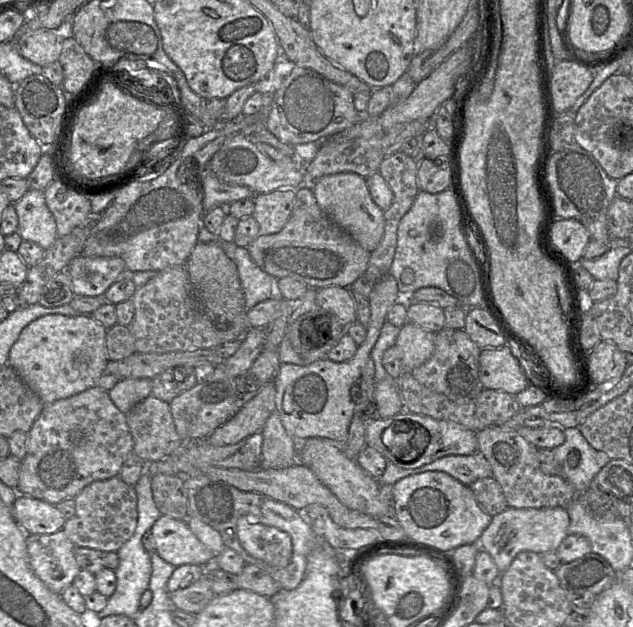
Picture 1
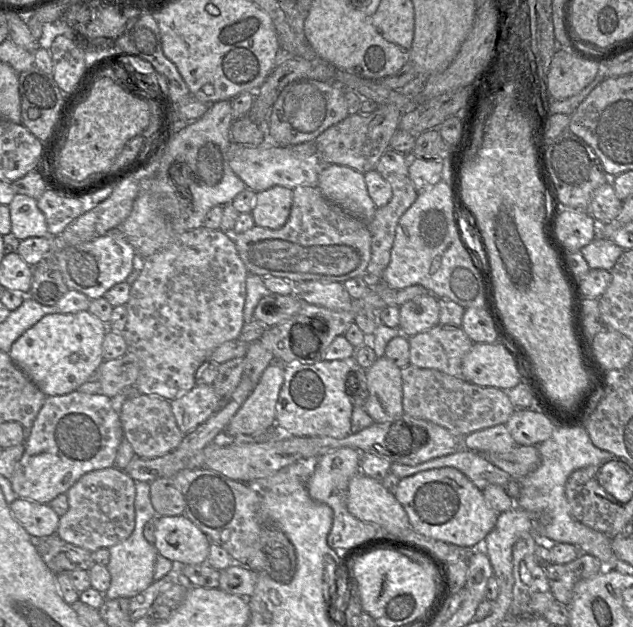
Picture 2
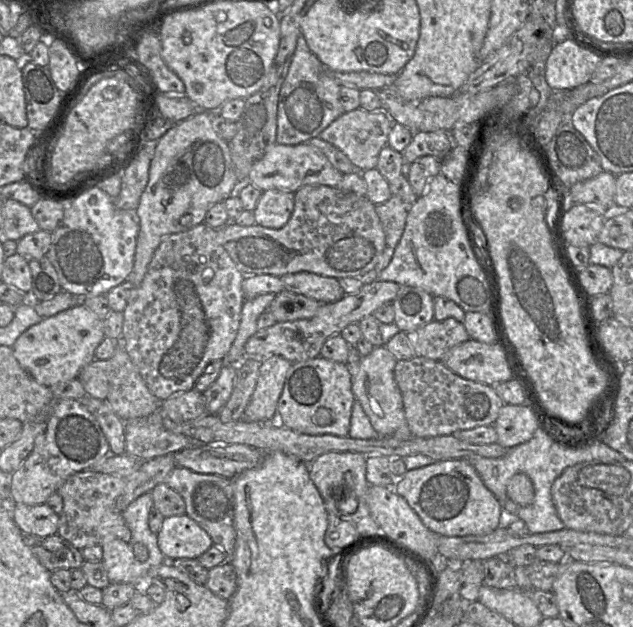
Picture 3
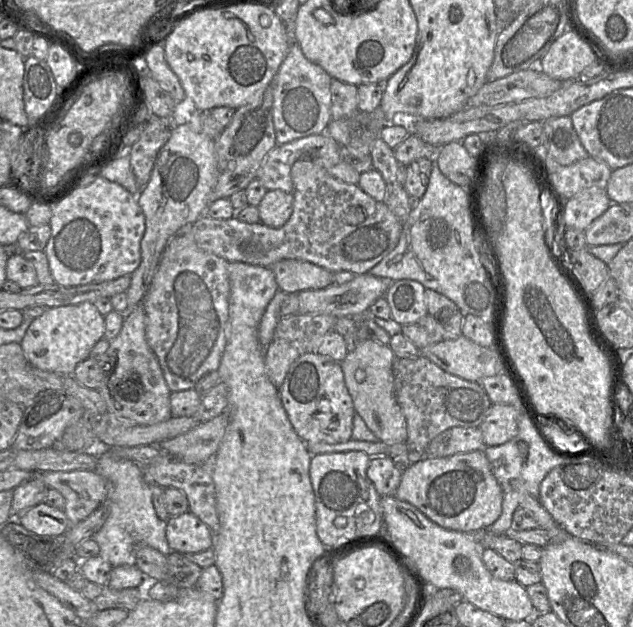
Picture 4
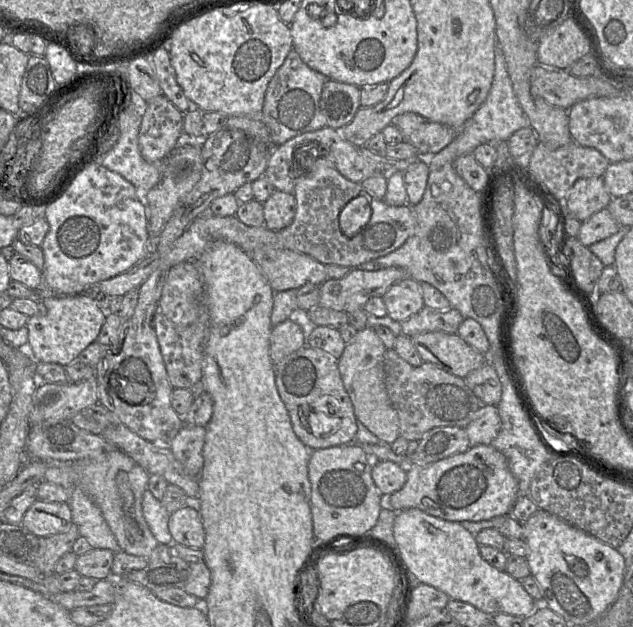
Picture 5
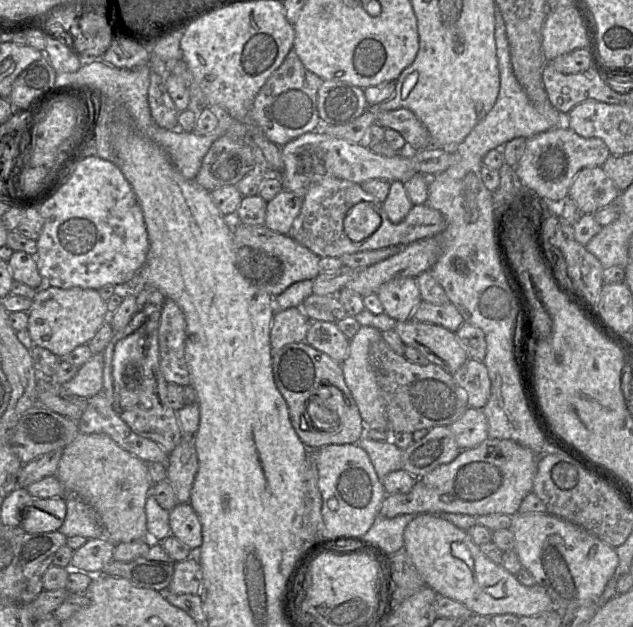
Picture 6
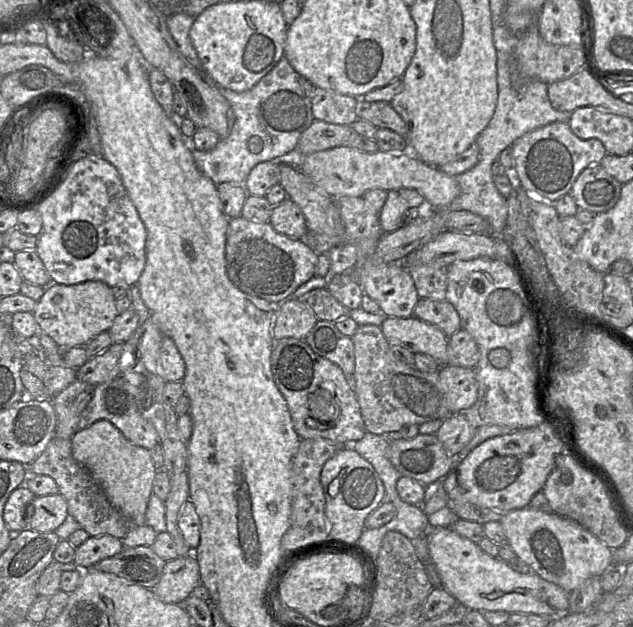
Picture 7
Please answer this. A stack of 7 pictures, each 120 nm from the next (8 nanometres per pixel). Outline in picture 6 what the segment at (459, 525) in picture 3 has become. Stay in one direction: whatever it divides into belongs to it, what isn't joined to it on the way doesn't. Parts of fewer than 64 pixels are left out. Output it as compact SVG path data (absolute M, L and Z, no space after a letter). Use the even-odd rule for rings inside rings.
M488 438L476 447L462 450L452 462L417 478L409 493L386 495L379 515L386 518L423 513L513 516L523 499L532 492L538 461L539 456L531 449L512 440Z

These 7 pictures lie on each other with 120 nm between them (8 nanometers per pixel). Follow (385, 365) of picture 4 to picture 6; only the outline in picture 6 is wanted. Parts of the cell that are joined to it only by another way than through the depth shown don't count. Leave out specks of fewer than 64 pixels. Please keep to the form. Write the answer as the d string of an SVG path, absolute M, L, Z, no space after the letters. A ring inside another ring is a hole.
M361 326L357 333L349 340L348 356L341 363L341 368L345 383L352 394L365 425L368 428L379 431L390 431L385 401L369 362L370 346L380 338L381 331L378 329L369 326Z

